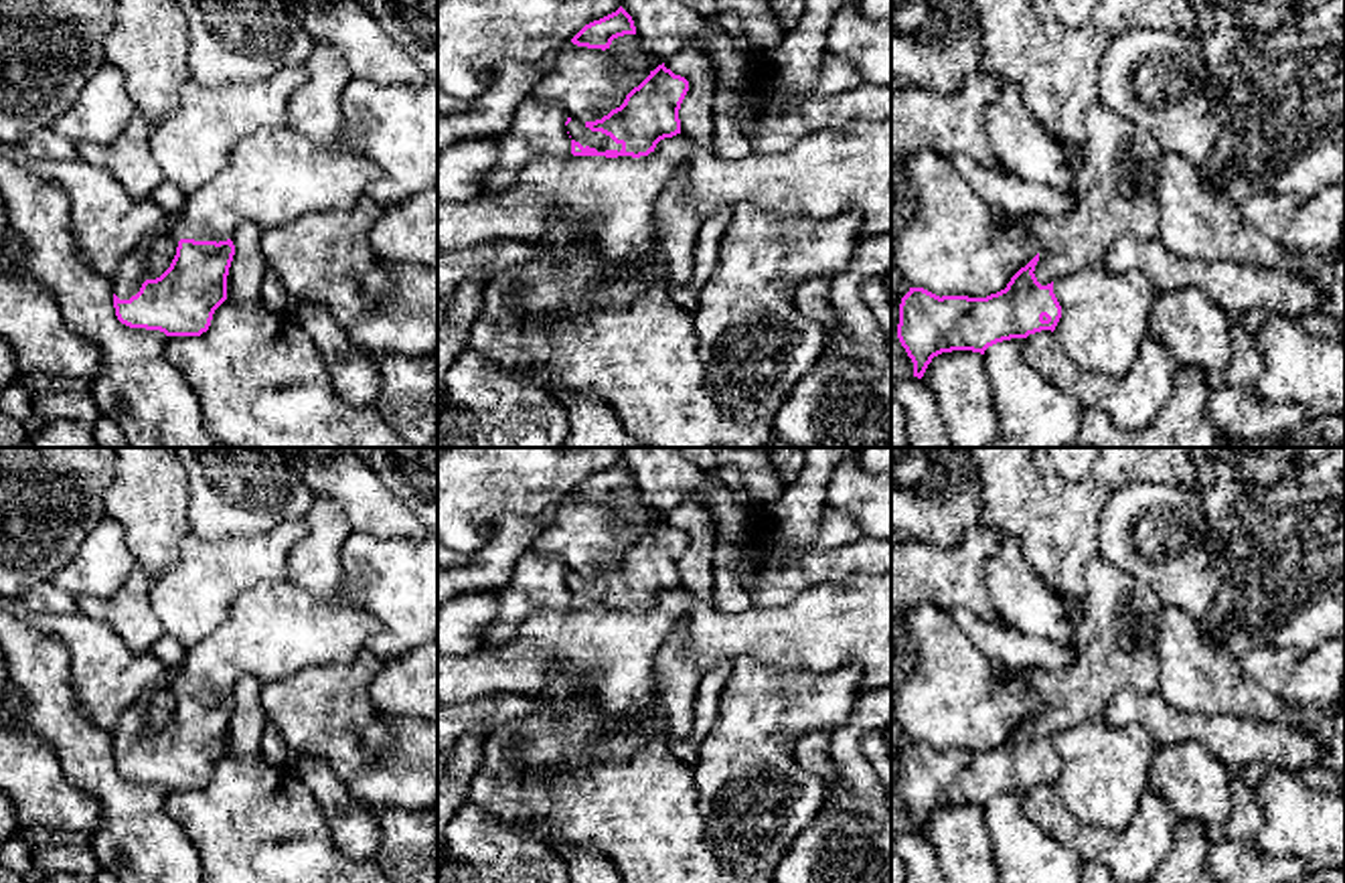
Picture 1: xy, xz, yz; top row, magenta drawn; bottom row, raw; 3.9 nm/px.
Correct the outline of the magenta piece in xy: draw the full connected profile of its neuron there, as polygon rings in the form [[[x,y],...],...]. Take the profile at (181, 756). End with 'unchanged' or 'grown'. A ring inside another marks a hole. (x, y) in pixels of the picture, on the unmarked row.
[[[178,668],[124,711],[113,735],[113,761],[130,782],[160,784],[166,790],[201,790],[215,764],[227,753],[227,729],[235,699],[227,695],[180,693],[170,721],[148,733],[148,709],[158,691],[168,689]]] | grown

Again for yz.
[[[1096,555],[1086,569],[1086,608],[1074,640],[1074,660],[1059,668],[1033,666],[1025,670],[1027,685],[1039,695],[1039,707],[1021,721],[1005,743],[986,751],[936,749],[924,741],[909,741],[899,757],[897,792],[914,816],[914,830],[922,832],[934,810],[952,804],[984,804],[1011,792],[1027,792],[1041,784],[1055,784],[1061,759],[1053,735],[1082,721],[1102,721],[1108,703],[1122,691],[1157,693],[1159,660],[1153,642],[1159,630],[1163,599],[1144,581]]] | grown

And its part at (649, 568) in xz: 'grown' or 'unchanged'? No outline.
grown

